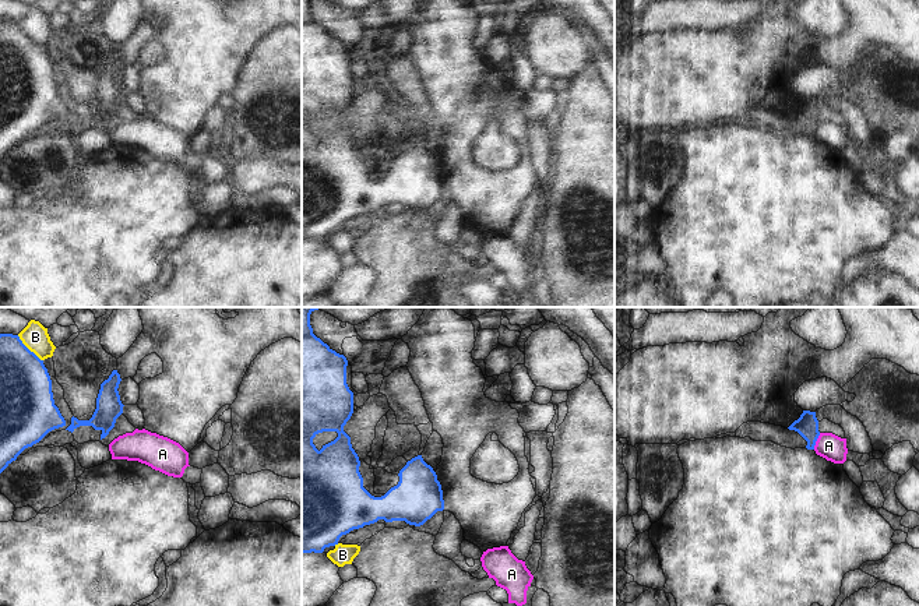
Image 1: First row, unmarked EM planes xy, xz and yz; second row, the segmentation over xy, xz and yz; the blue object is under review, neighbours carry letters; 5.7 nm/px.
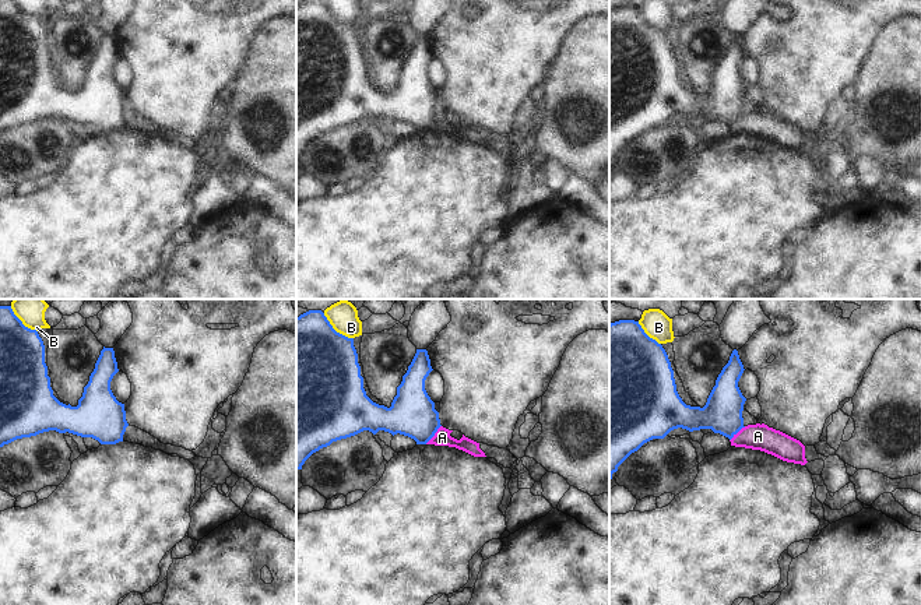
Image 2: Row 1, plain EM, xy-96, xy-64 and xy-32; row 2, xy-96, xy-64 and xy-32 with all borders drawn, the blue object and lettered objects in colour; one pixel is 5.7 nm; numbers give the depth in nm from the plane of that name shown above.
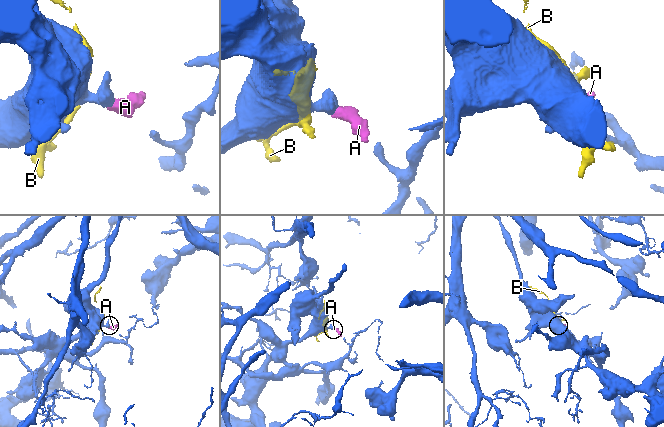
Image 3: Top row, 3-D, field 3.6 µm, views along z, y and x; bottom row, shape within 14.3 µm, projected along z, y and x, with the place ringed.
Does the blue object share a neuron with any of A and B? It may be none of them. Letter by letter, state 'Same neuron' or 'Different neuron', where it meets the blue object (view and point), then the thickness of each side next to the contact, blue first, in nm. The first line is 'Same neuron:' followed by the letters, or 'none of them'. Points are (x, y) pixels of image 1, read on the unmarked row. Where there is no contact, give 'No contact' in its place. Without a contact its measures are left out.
Same neuron: none of them
A: Different neuron. Touches blue at yz (816, 127). Thickness 130 nm (blue) against 150 nm
B: Different neuron. Touches blue at xy (28, 37). Thickness 300 nm (blue) against 150 nm

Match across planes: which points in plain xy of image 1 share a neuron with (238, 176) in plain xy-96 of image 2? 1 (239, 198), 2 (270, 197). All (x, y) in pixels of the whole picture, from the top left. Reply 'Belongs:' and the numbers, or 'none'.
Belongs: none

